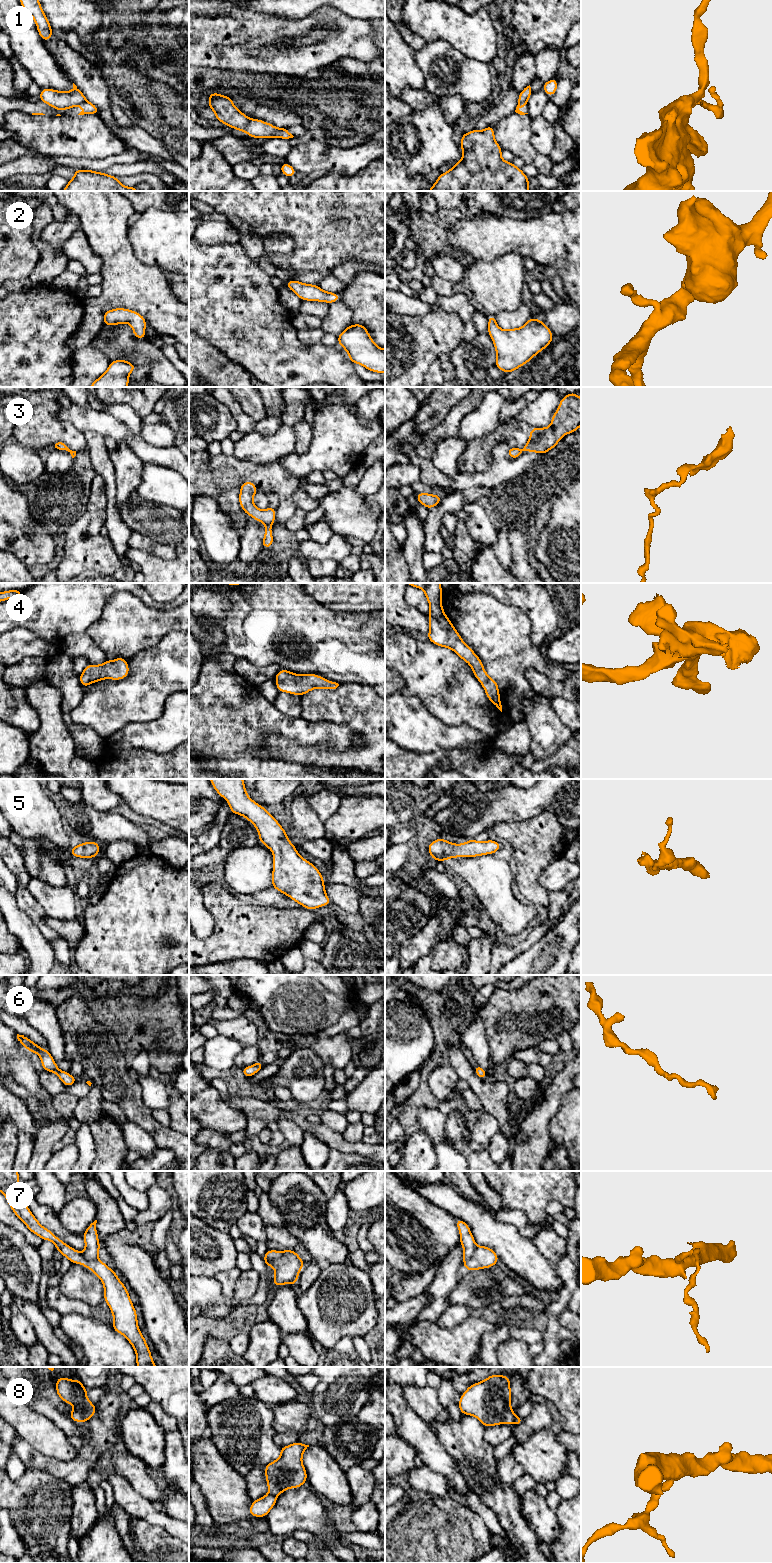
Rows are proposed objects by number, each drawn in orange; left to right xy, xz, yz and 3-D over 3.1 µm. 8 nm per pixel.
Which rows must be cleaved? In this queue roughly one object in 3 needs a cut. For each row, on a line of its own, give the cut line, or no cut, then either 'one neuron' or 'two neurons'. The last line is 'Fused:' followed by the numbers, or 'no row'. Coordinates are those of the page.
1: cut in xz along (278, 128), (275, 136); two neurons
2: no cut; one neuron
3: no cut; one neuron
4: no cut; one neuron
5: no cut; one neuron
6: no cut; one neuron
7: cut in yz along (476, 1245), (473, 1254), (464, 1260); two neurons
8: cut in xz along (269, 1492), (276, 1494); two neurons
Fused: 1, 7, 8

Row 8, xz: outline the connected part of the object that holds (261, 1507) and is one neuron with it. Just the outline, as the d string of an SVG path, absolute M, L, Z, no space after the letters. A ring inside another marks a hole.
M275 1492L268 1493L257 1500L253 1500L249 1508L249 1514L253 1517L266 1517L276 1504L276 1501L277 1494Z

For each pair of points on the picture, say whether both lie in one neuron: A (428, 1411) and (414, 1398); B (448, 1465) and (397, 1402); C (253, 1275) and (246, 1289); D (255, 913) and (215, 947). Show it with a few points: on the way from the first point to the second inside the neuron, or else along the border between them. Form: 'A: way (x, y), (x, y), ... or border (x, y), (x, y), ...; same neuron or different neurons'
A: way (425, 1408), (417, 1400); same neuron
B: way (432, 1449), (408, 1424), (405, 1418); same neuron
C: way (250, 1278), (246, 1286); same neuron
D: way (245, 923), (225, 943); same neuron

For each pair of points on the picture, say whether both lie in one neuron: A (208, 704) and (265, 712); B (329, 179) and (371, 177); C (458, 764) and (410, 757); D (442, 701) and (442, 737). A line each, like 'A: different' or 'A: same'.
A: same
B: same
C: same
D: different

